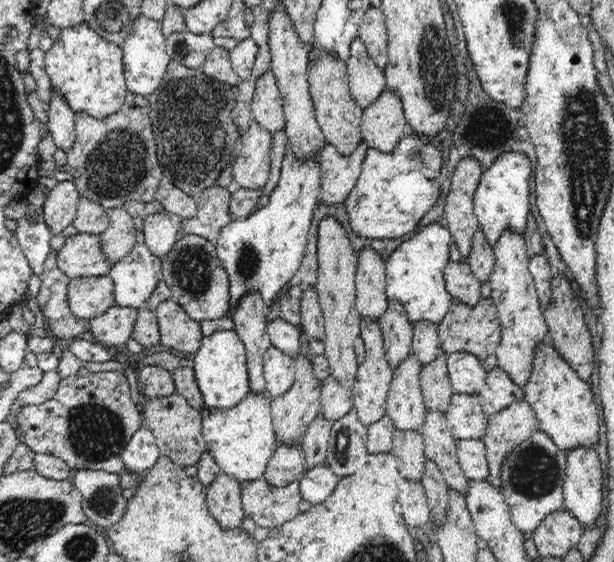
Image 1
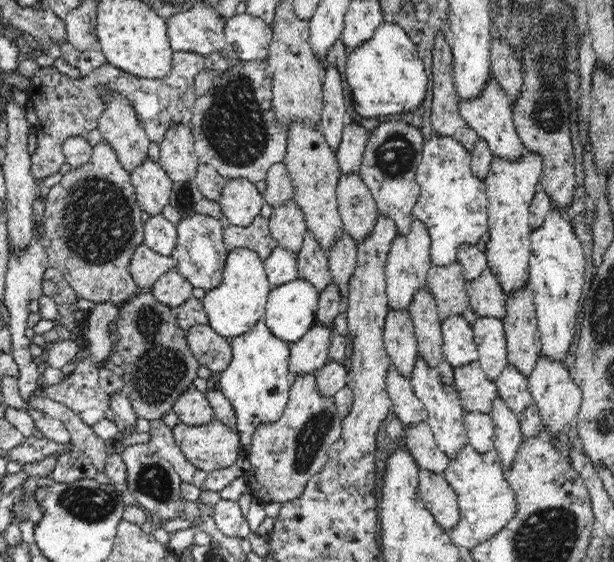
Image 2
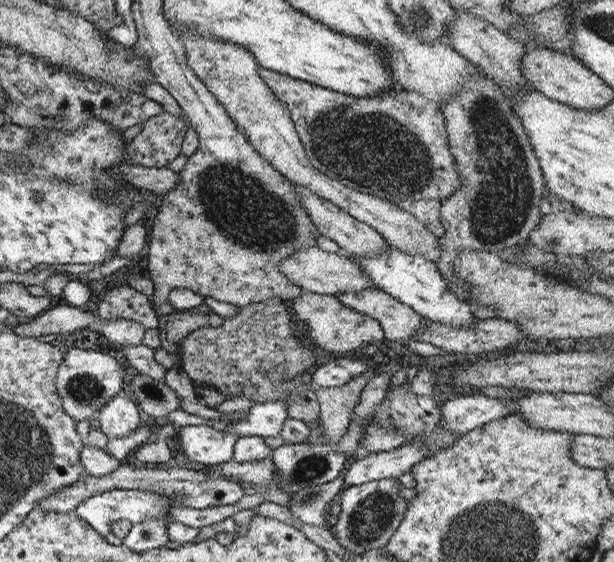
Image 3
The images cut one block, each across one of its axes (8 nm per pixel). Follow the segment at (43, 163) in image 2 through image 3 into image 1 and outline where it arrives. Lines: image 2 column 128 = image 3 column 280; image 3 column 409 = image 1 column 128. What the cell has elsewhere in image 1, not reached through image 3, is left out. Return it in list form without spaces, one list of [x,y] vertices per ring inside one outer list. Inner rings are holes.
[[[129,92],[120,110],[107,117],[96,119],[84,111],[75,113],[75,138],[72,150],[68,152],[66,169],[70,171],[73,184],[80,196],[89,198],[104,209],[121,208],[126,200],[150,203],[155,200],[163,172],[157,158],[157,145],[152,130],[149,97]]]

